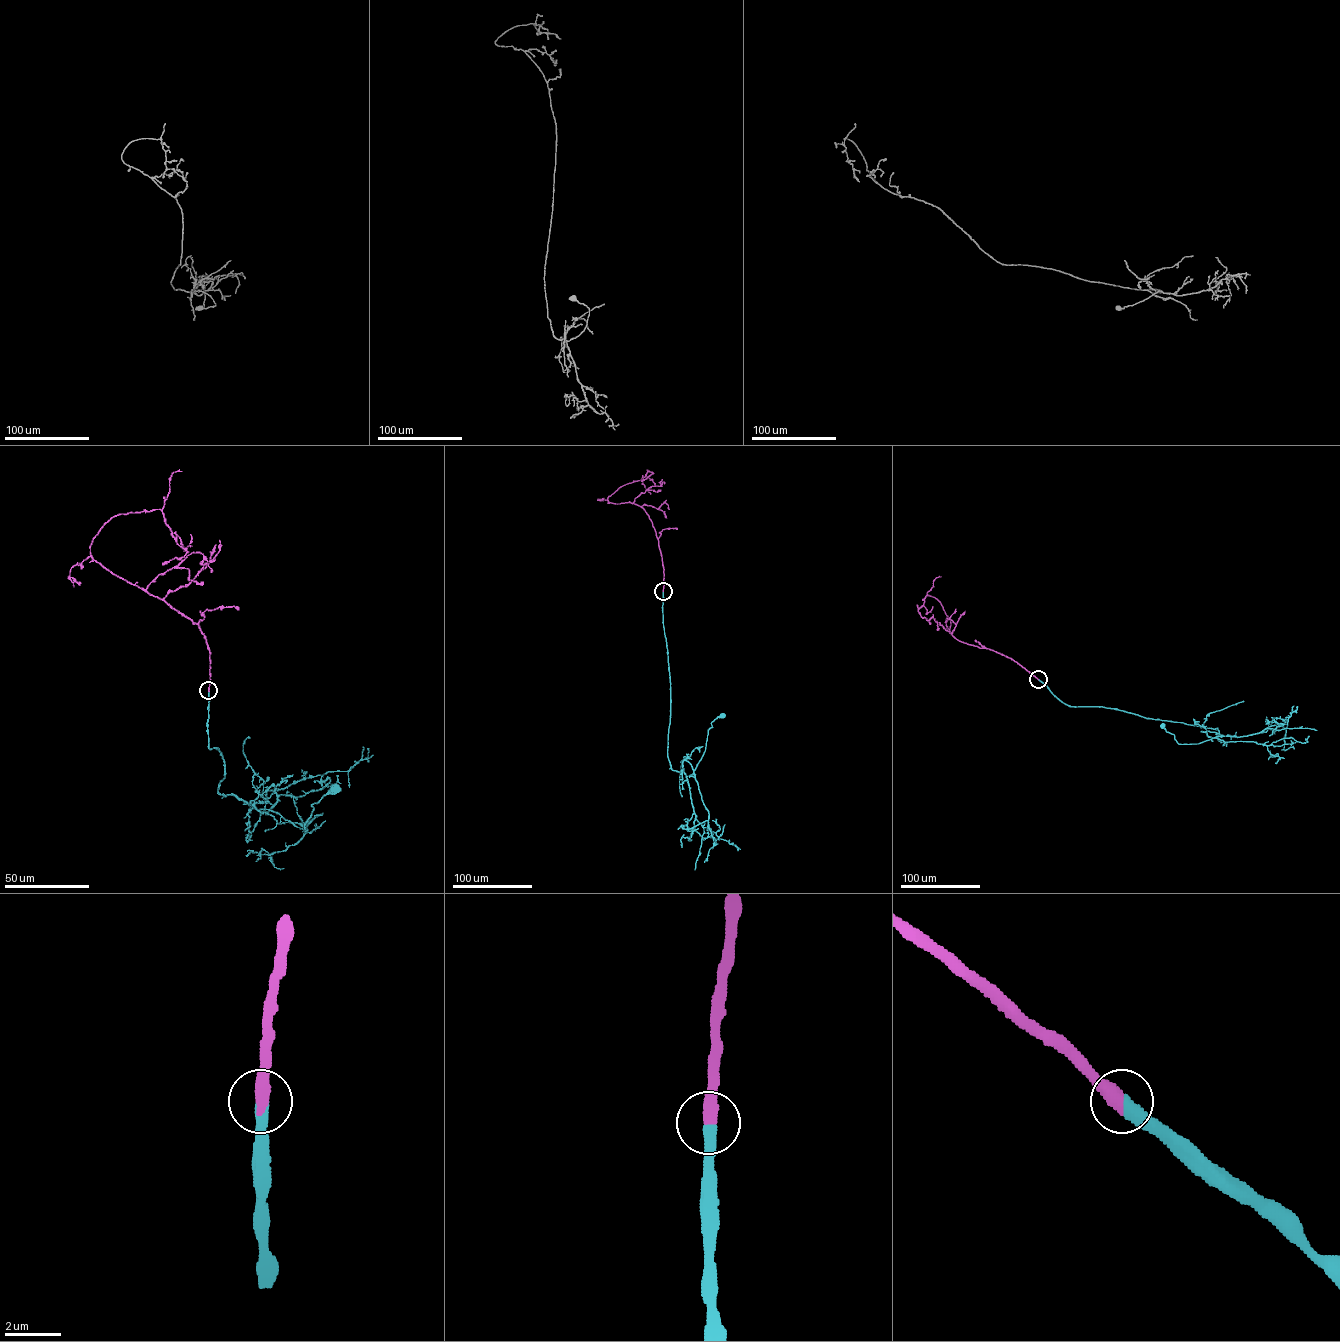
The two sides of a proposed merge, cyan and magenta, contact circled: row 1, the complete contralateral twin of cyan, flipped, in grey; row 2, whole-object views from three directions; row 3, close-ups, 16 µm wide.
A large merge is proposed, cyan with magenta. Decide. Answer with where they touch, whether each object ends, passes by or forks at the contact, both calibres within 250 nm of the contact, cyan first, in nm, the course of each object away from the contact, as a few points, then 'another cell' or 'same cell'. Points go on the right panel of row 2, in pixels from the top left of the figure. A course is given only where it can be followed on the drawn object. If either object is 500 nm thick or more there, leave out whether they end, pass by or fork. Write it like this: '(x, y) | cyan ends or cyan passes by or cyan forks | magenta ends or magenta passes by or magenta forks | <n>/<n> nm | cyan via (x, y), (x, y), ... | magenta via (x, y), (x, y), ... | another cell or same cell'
(1038, 679) | 440/500 nm | cyan via (1038, 679), (1071, 706), (1117, 708), (1147, 718), (1217, 728), (1223, 735), (1179, 744), (1162, 726) | magenta via (1038, 679), (1011, 658), (957, 640), (950, 632), (949, 618), (941, 603), (927, 594), (918, 611), (928, 620) | same cell

